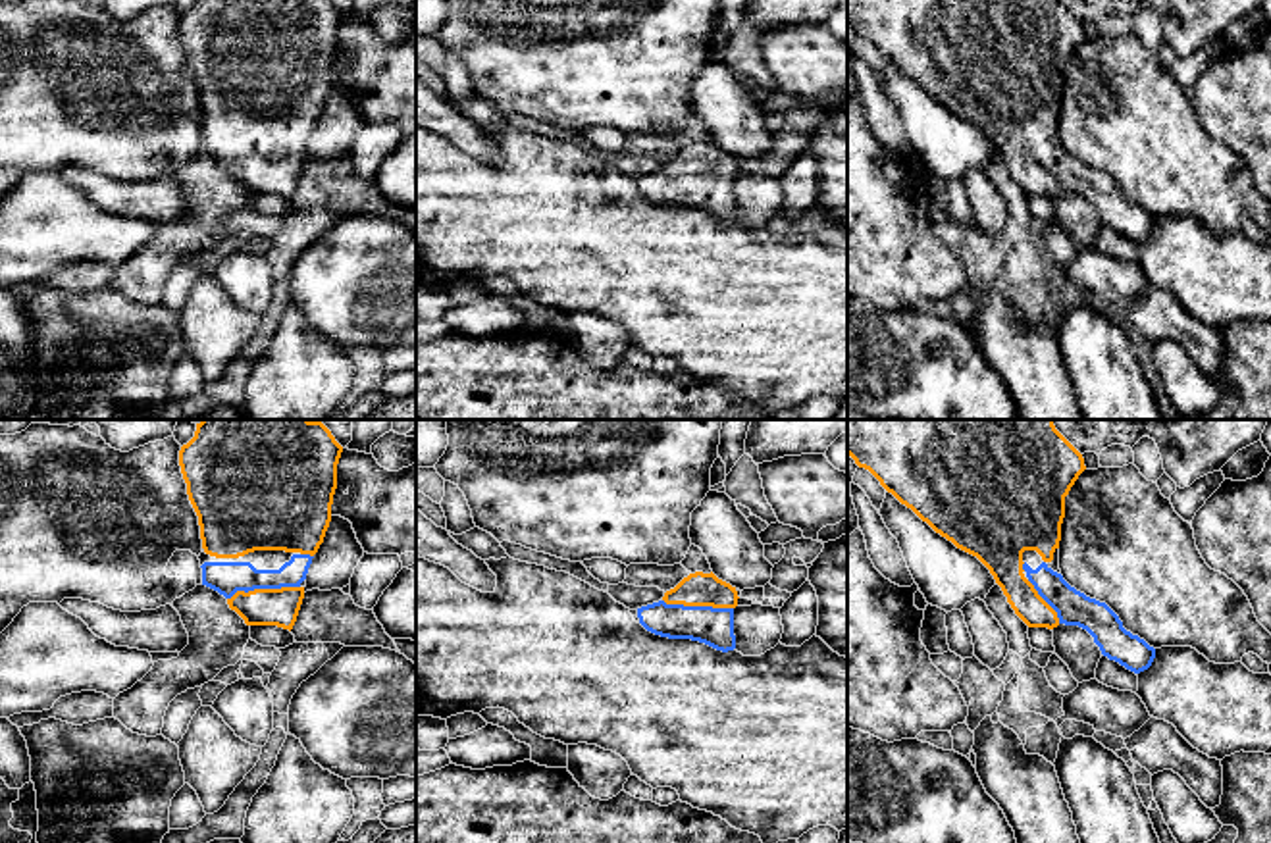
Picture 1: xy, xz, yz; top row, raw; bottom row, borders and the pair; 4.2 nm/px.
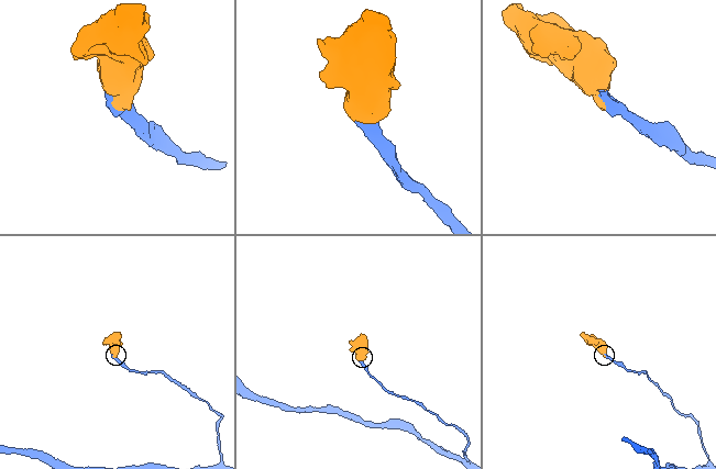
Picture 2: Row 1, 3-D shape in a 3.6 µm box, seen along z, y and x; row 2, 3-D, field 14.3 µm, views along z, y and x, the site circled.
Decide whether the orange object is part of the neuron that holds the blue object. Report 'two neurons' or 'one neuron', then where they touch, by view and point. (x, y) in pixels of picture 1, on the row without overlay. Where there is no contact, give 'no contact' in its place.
one neuron | xy (262, 156)

